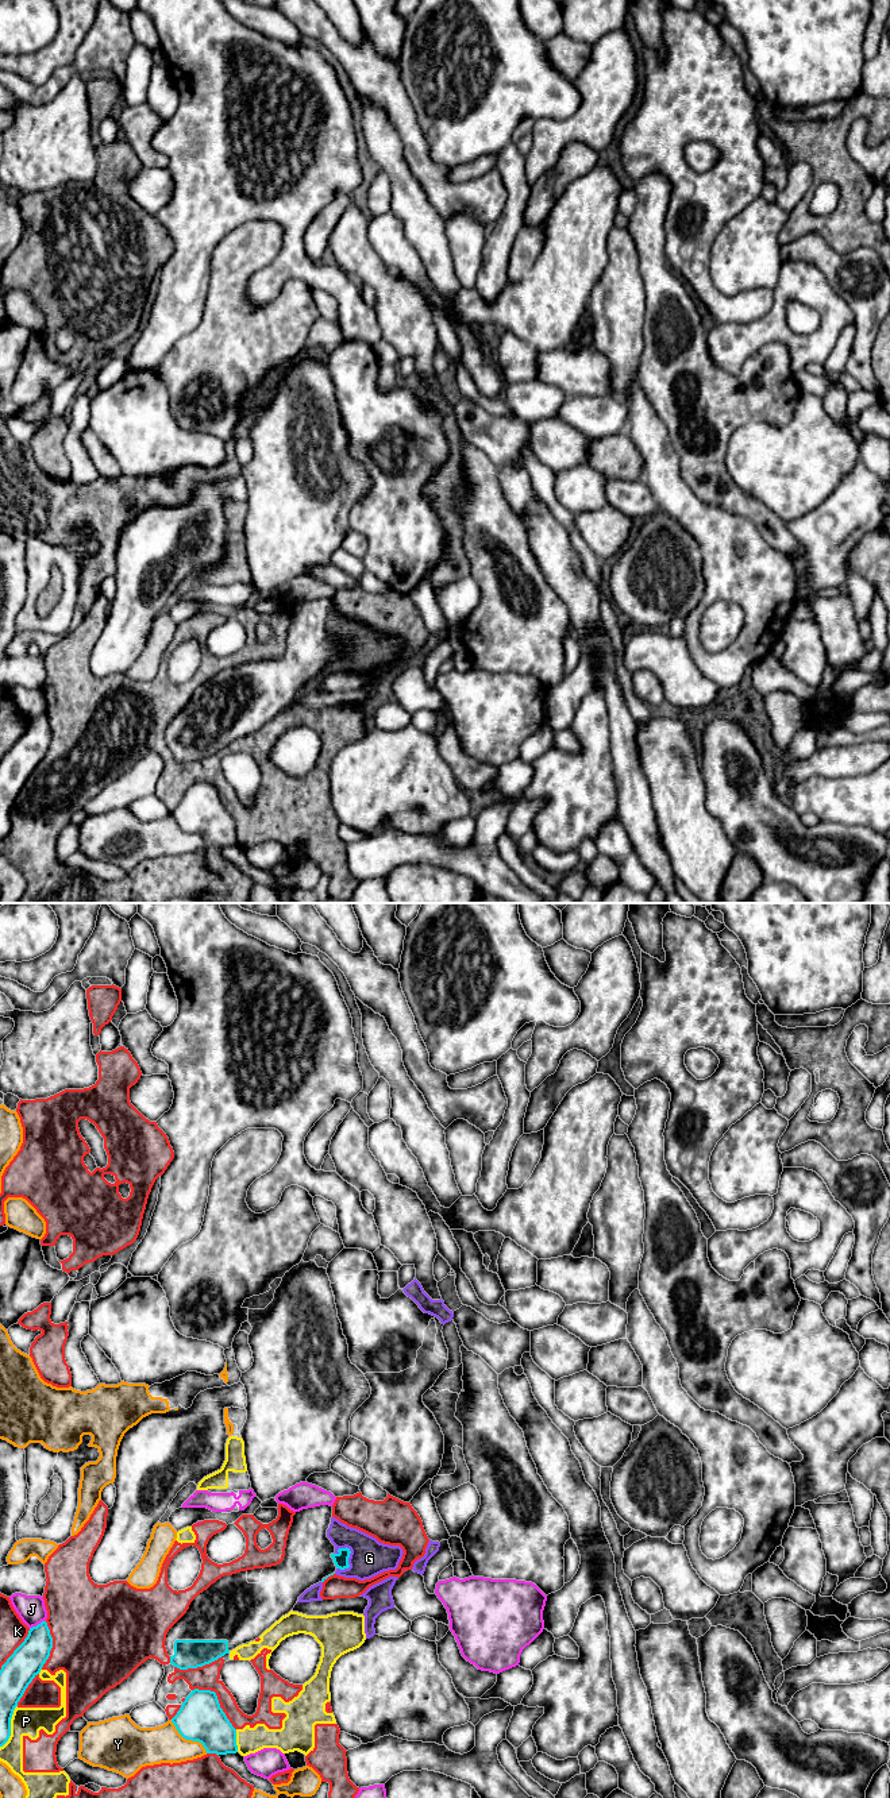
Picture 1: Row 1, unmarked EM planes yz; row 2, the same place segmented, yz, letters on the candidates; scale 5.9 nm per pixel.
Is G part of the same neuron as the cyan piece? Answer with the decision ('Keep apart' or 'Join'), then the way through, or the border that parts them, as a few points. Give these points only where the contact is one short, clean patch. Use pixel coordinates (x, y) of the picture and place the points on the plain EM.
Keep apart. Boundary: yz (346, 639), (350, 644), (349, 659), (336, 662)

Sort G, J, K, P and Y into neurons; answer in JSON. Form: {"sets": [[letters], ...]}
{"sets": [["G"], ["J"], ["K", "P"], ["Y"]]}

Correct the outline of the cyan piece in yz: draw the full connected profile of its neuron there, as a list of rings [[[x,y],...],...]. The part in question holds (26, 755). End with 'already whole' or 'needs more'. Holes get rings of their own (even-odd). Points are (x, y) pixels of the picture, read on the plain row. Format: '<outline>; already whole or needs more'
[[[46,714],[30,721],[24,734],[0,763],[0,840],[11,829],[11,811],[18,795],[50,749],[53,730]]]; already whole

